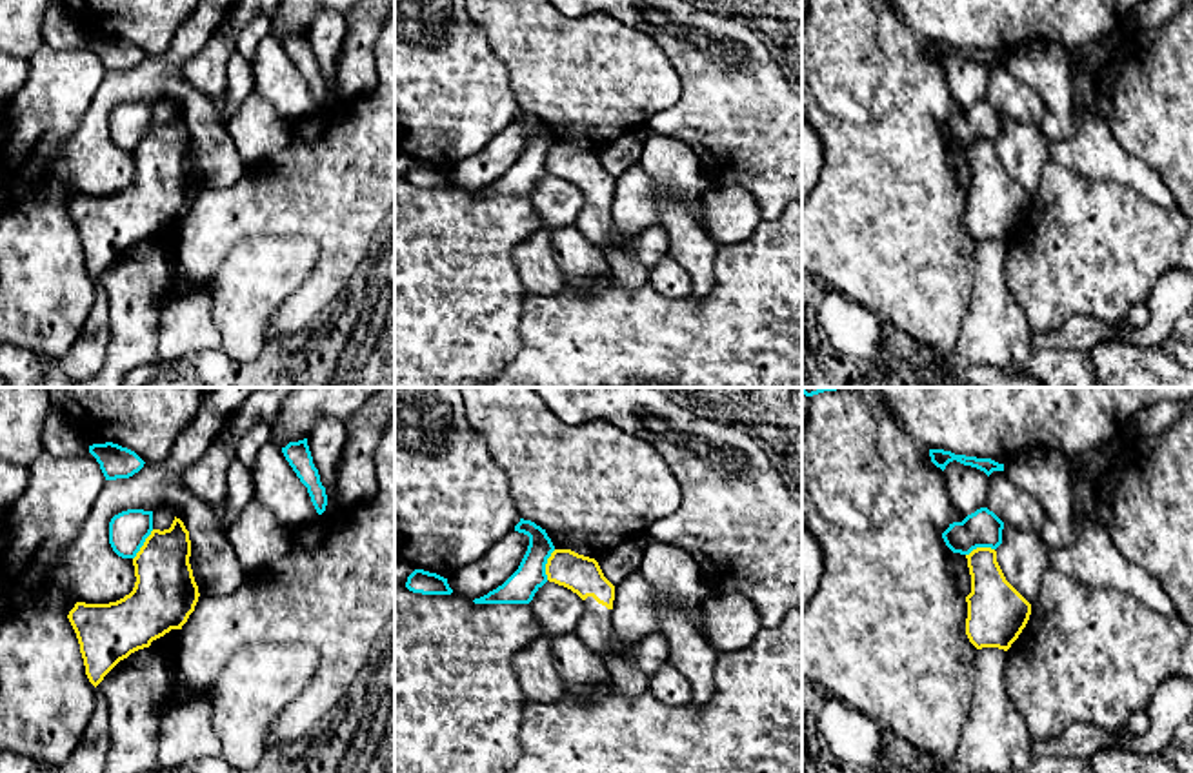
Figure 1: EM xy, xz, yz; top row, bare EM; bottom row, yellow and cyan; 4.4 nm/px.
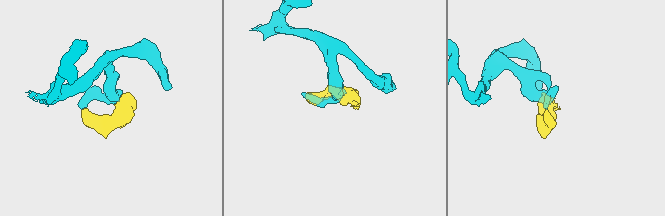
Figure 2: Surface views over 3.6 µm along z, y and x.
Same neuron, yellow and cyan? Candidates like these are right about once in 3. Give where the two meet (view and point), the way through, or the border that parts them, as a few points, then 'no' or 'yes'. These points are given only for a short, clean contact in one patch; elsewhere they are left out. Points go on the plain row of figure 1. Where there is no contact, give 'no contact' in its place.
contact xz (546, 157); no

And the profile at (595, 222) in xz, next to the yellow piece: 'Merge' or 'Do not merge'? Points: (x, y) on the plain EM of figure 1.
Merge

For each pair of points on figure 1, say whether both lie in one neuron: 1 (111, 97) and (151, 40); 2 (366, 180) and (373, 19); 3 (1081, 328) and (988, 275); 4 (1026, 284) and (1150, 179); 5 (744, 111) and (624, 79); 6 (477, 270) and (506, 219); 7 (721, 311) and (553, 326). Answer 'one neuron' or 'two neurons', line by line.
1: two neurons
2: two neurons
3: two neurons
4: two neurons
5: two neurons
6: one neuron
7: one neuron

